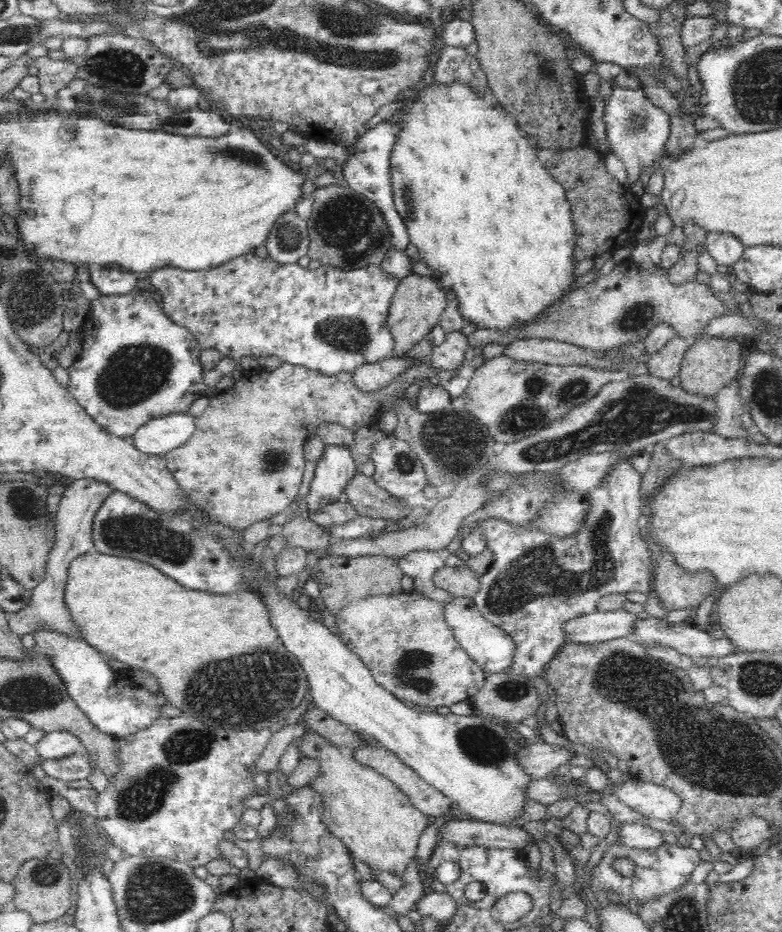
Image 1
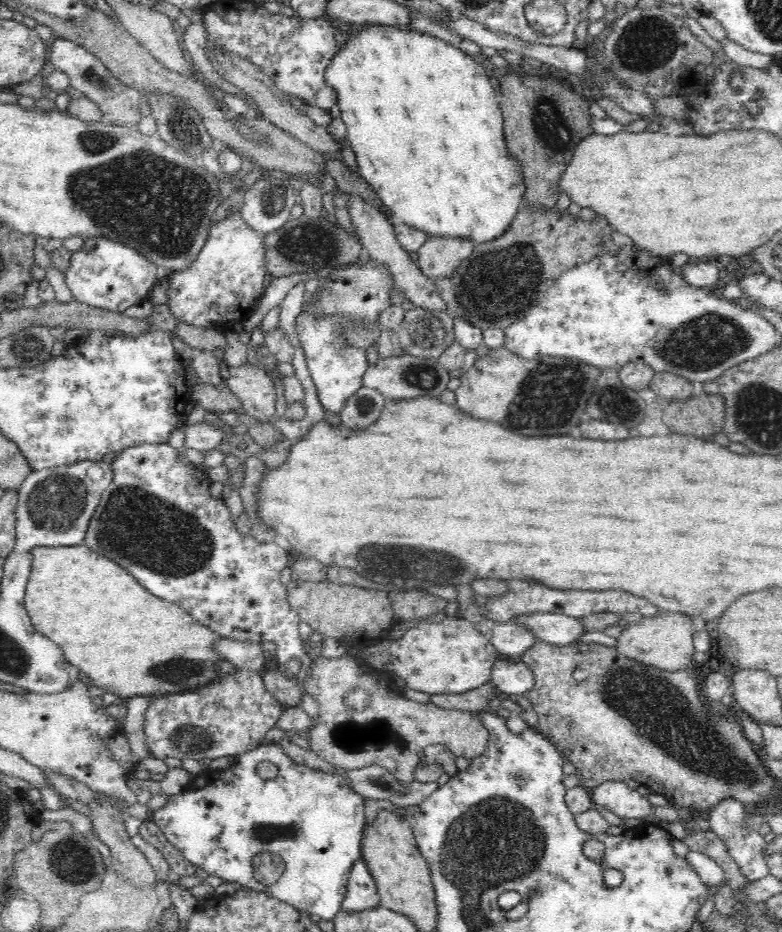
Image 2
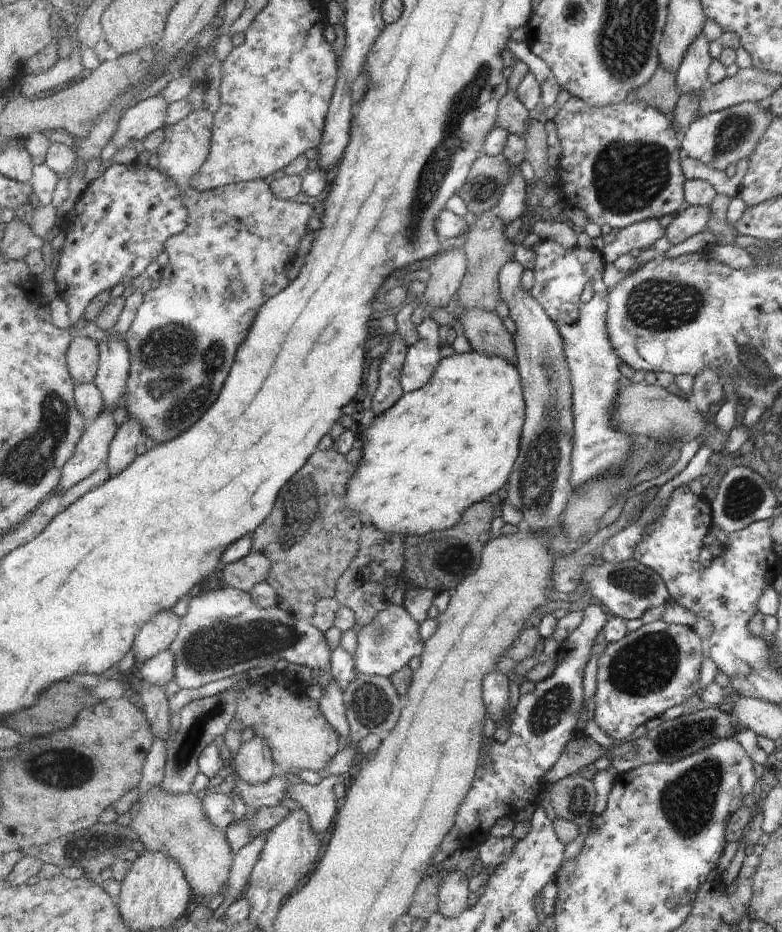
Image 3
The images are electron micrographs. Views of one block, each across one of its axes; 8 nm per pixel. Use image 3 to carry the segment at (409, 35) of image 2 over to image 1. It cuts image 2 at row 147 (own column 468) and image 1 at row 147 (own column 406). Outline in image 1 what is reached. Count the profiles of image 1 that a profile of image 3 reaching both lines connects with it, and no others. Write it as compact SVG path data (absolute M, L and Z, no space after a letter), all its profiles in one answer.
M434 80L434 84L422 88L416 98L399 113L402 115L402 132L393 146L390 161L393 202L404 218L410 242L418 248L427 267L439 275L447 288L456 292L457 310L462 314L463 320L472 322L480 329L502 332L514 332L518 328L522 330L528 324L540 322L540 318L546 318L546 314L550 314L550 308L562 304L562 300L570 296L573 292L570 288L576 284L576 223L564 187L540 163L536 155L537 147L522 133L520 126L505 119L504 108L494 107L489 99L482 100L471 88L461 83L440 84Z

